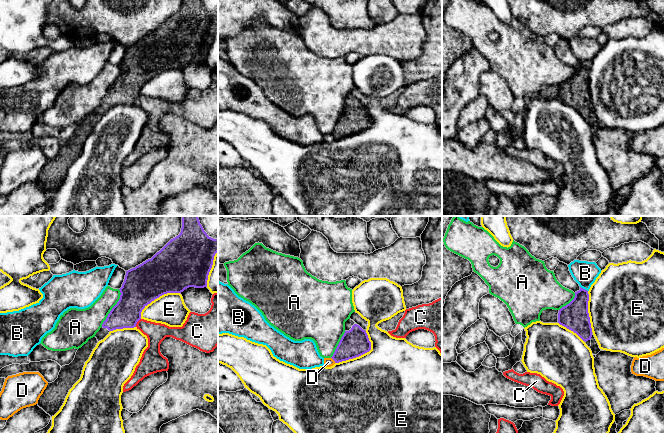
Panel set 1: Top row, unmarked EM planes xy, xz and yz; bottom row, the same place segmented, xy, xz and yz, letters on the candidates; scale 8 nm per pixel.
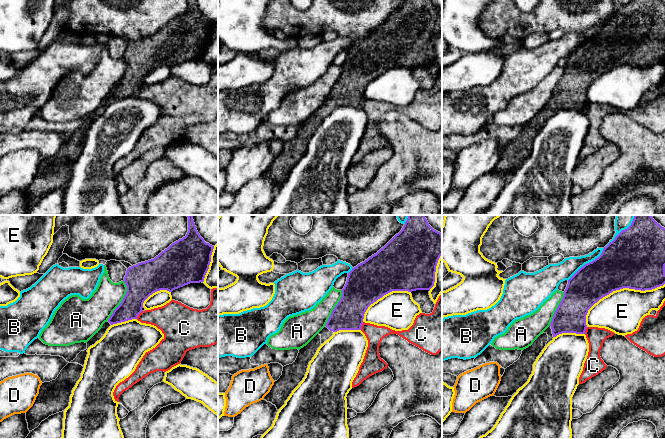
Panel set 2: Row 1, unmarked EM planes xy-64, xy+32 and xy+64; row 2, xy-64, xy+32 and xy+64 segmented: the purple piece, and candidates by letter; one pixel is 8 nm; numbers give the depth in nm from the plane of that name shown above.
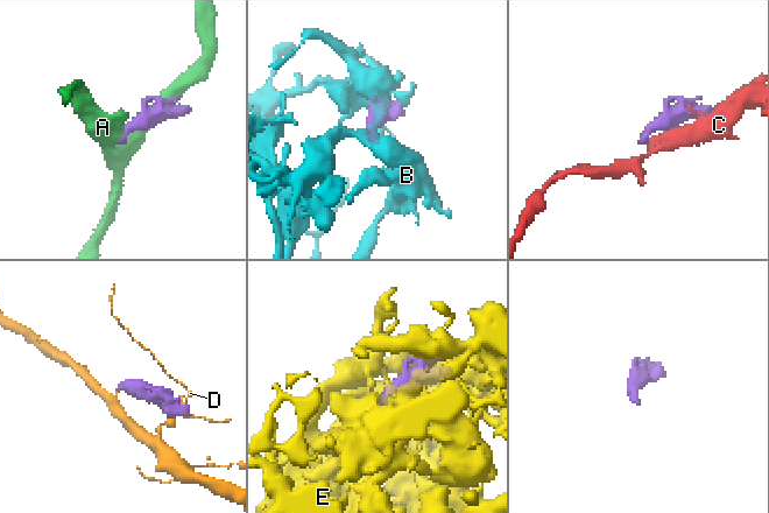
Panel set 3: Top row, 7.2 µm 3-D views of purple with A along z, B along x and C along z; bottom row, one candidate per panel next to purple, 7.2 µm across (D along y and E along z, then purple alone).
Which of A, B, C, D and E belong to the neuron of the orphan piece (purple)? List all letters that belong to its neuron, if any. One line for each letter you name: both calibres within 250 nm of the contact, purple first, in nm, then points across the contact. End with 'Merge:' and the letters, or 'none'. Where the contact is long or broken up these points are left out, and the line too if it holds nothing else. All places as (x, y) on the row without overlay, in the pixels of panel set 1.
Merge: none

